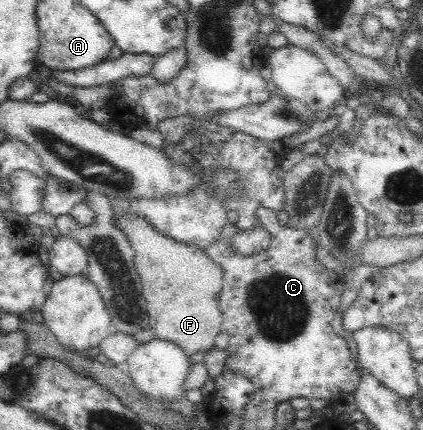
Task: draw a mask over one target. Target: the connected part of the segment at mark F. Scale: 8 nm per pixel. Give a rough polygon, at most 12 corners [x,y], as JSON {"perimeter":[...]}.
{"perimeter":[[138,215],[135,252],[155,338],[188,356],[222,329],[222,267]]}

